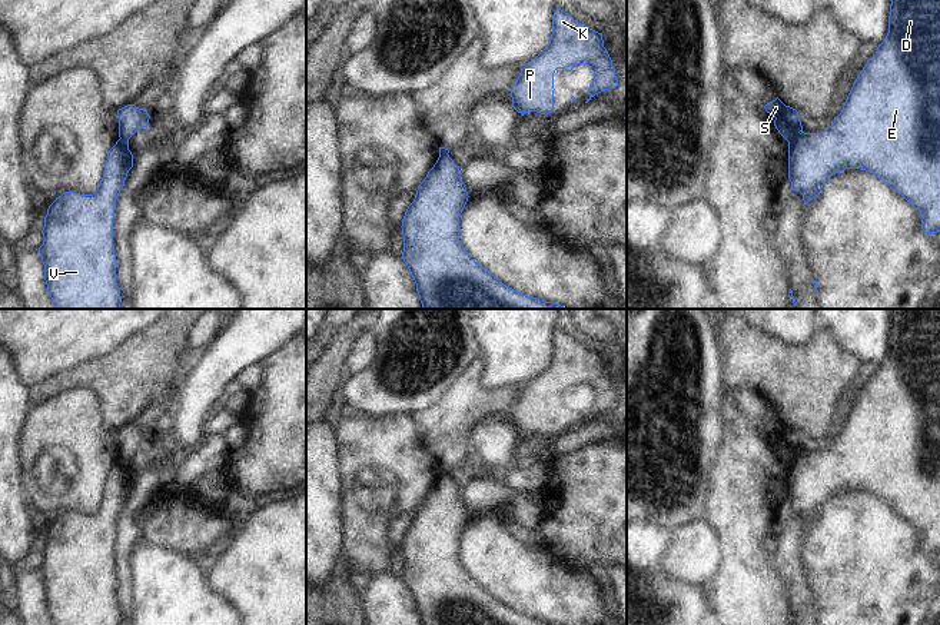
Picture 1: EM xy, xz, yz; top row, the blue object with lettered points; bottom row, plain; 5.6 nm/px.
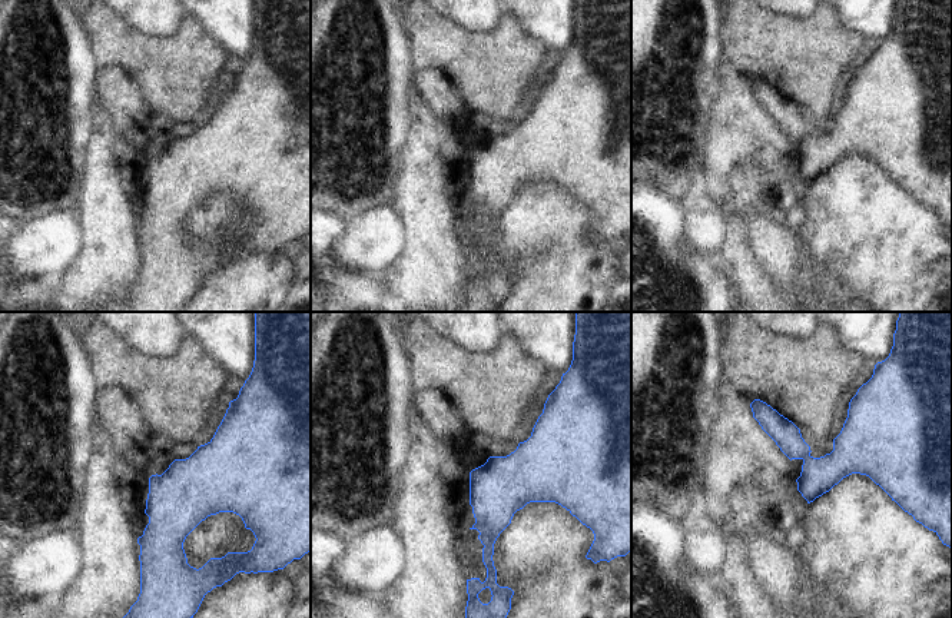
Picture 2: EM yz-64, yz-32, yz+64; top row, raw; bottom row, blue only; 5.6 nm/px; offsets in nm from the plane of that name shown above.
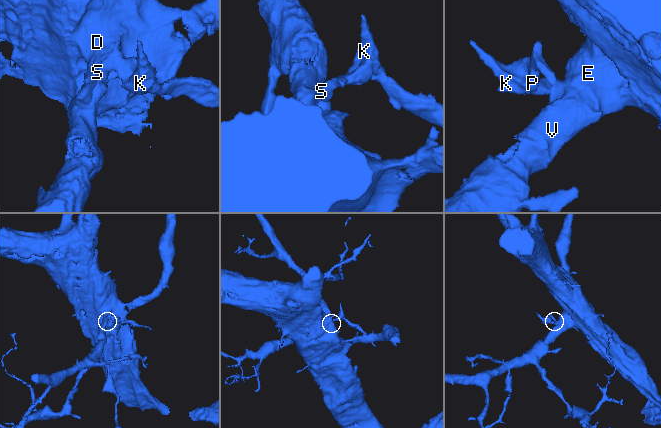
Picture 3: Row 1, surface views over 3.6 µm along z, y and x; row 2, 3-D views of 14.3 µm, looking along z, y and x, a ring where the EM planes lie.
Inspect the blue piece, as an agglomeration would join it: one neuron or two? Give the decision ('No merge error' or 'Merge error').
Merge error.

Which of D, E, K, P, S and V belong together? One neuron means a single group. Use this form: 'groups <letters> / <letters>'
groups D E V / K P S

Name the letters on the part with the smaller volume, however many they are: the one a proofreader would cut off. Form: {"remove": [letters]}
{"remove": ["K", "P", "S"]}

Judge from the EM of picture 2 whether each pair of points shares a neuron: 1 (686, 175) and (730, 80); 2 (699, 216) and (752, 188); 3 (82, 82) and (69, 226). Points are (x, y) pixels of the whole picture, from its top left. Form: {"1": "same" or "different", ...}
{"1": "different", "2": "same", "3": "different"}

